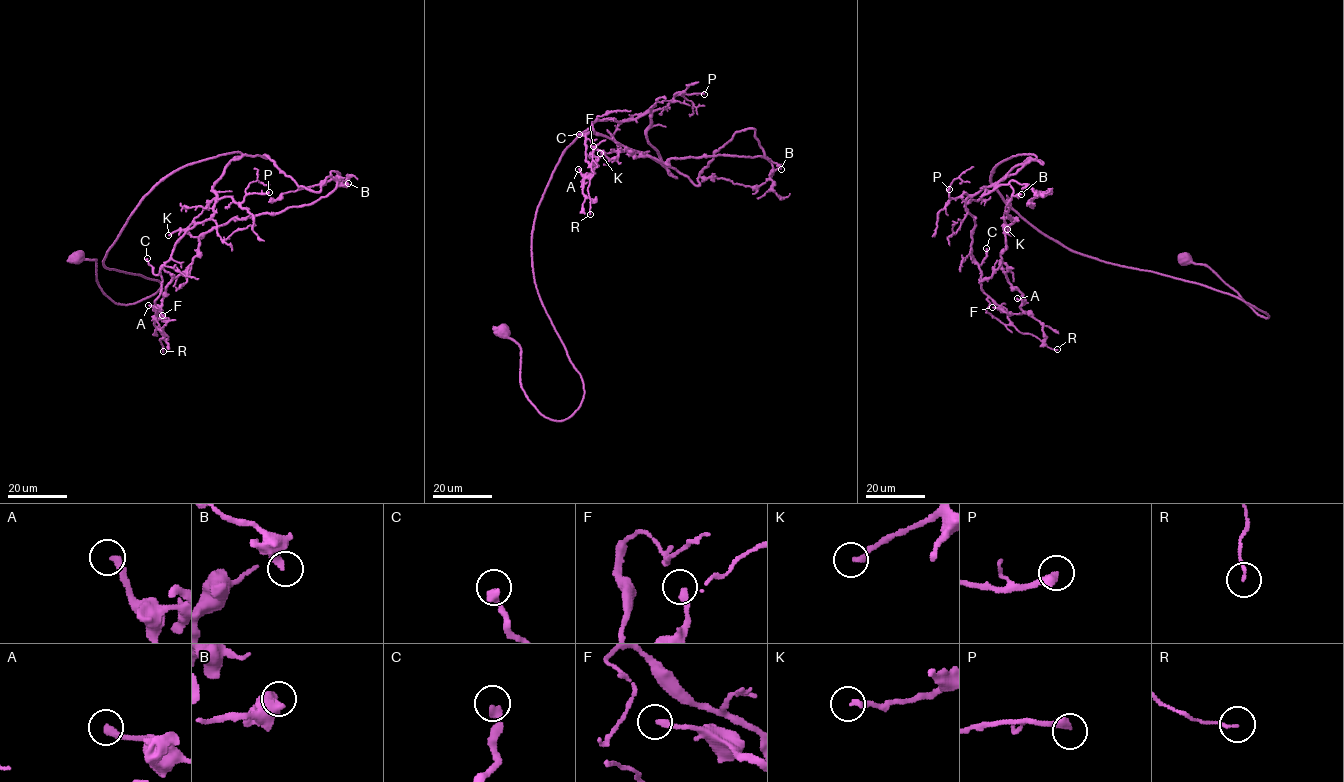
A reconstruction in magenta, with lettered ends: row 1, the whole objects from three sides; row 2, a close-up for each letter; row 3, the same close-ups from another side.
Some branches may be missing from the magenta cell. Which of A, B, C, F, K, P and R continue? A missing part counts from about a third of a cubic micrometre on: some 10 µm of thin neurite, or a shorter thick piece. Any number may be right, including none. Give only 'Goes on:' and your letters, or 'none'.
Goes on: P

